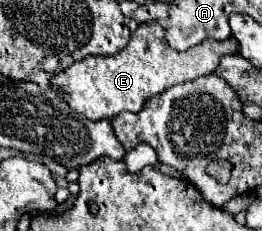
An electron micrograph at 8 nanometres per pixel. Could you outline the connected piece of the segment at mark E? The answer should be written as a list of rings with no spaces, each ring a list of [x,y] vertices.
[[[156,21],[142,23],[138,29],[132,33],[128,47],[124,47],[120,53],[104,57],[84,57],[82,61],[76,61],[62,73],[58,73],[52,79],[52,85],[58,89],[66,91],[66,101],[68,105],[82,113],[84,117],[98,121],[98,119],[112,119],[122,111],[138,113],[148,99],[154,95],[186,81],[194,81],[202,75],[208,75],[216,69],[220,63],[222,55],[228,53],[238,53],[240,45],[236,39],[224,39],[224,41],[214,41],[208,39],[184,53],[168,47],[164,43],[164,27]]]

